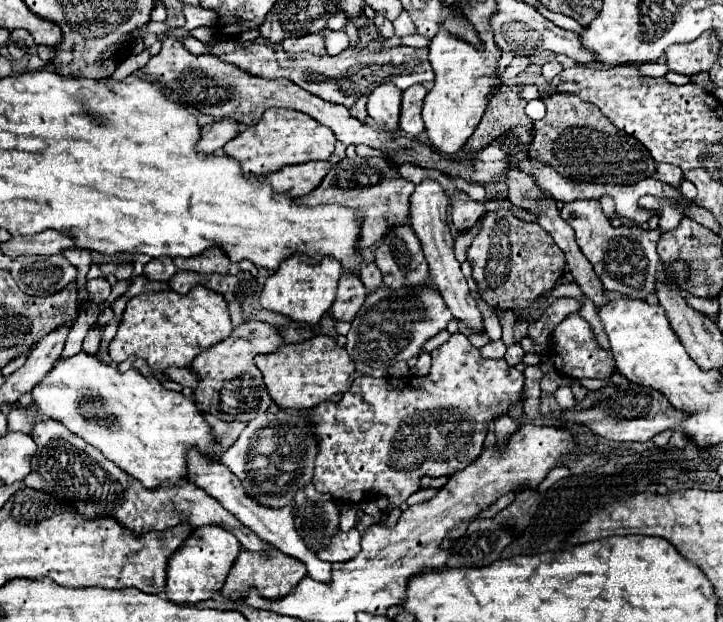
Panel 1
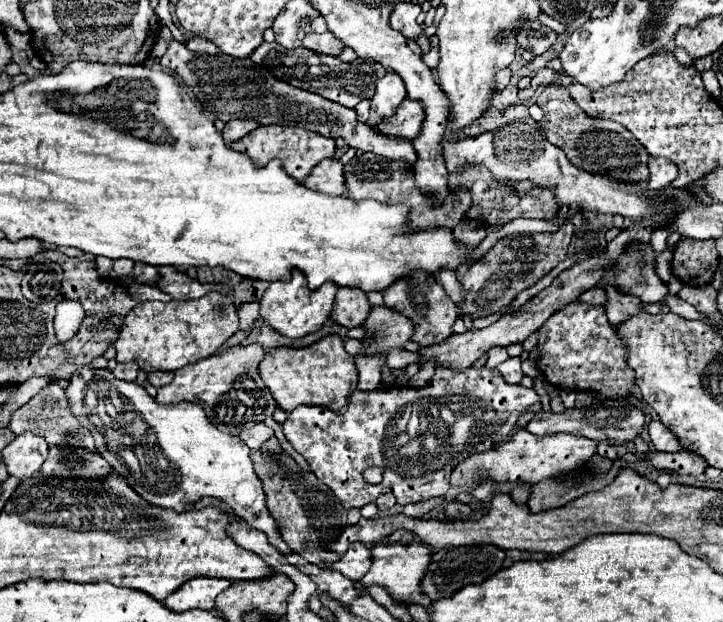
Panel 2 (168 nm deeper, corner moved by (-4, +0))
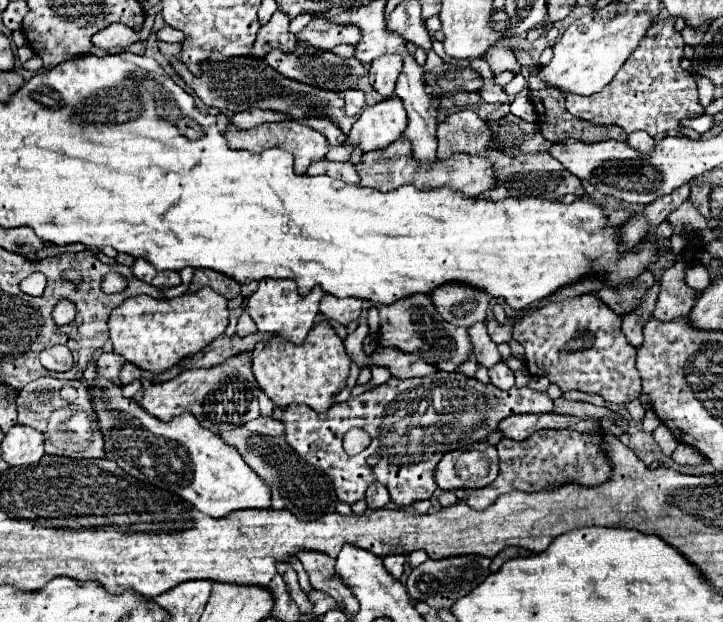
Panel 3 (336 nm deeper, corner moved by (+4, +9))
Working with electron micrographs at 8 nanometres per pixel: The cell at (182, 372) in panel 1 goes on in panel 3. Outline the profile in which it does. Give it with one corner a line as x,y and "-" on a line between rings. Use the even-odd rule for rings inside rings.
125,363
123,369
121,369
121,375
119,375
119,383
127,385
127,383
131,383
135,379
141,379
141,375
143,375
143,371
139,367
135,367
131,363

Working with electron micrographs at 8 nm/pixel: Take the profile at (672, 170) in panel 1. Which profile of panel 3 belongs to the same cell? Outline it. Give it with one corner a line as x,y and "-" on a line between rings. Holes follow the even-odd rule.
635,131
635,133
631,133
629,139
627,139
627,143
629,143
631,147
635,147
637,151
651,151
651,147
655,145
653,137
647,135
645,131

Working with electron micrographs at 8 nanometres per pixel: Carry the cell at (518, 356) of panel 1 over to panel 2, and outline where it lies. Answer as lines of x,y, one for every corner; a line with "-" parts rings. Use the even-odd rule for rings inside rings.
509,358
505,360
503,364
497,366
499,372
503,374
503,378
511,384
519,384
521,378
523,378
523,372
521,372
521,360
519,358

